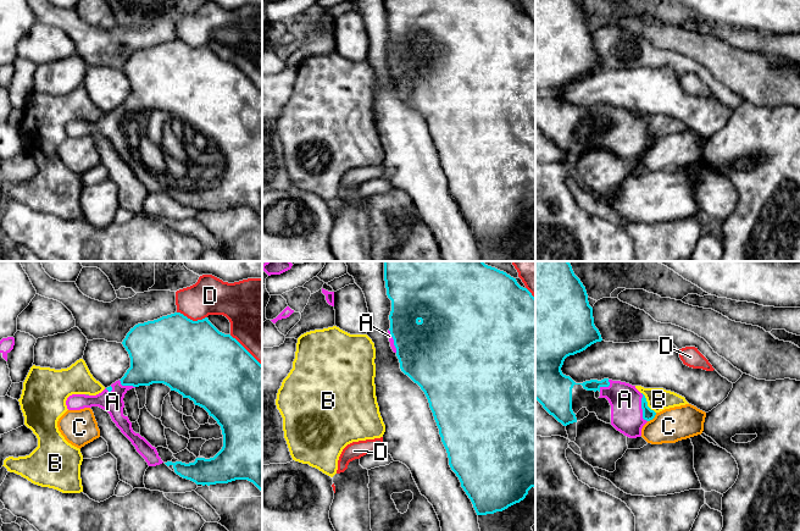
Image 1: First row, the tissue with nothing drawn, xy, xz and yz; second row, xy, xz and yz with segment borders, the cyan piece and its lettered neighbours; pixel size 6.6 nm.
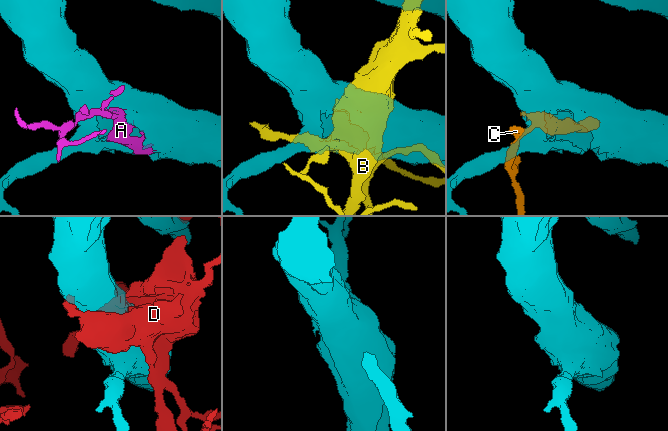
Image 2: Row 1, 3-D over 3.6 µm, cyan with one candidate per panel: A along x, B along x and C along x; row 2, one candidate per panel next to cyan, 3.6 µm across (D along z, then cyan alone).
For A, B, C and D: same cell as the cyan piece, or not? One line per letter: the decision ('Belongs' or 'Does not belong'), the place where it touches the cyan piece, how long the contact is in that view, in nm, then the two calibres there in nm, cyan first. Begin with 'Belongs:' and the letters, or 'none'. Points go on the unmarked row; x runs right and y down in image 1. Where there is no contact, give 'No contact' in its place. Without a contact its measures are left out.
Belongs: A
A: Belongs. Touches cyan at yz (642, 134). Shared border 200 nm. Thickness 80 nm (cyan) against 200 nm
B: Does not belong. Touches cyan at yz (646, 130). Shared border 170 nm. Thickness 80 nm (cyan) against 150 nm
C: Does not belong. Touches cyan at yz (653, 144). Shared border 90 nm. Thickness 80 nm (cyan) against 220 nm
D: Does not belong. Touches cyan at xy (192, 46). Shared border 200 nm. Thickness 500 nm (cyan) against 260 nm

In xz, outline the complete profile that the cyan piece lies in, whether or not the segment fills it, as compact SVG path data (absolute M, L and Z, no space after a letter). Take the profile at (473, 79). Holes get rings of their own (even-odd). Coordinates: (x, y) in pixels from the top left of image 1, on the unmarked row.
M384 0L387 22L391 27L388 65L396 81L401 98L424 118L449 192L471 226L477 242L494 240L520 229L528 217L535 215L535 24L507 0Z

